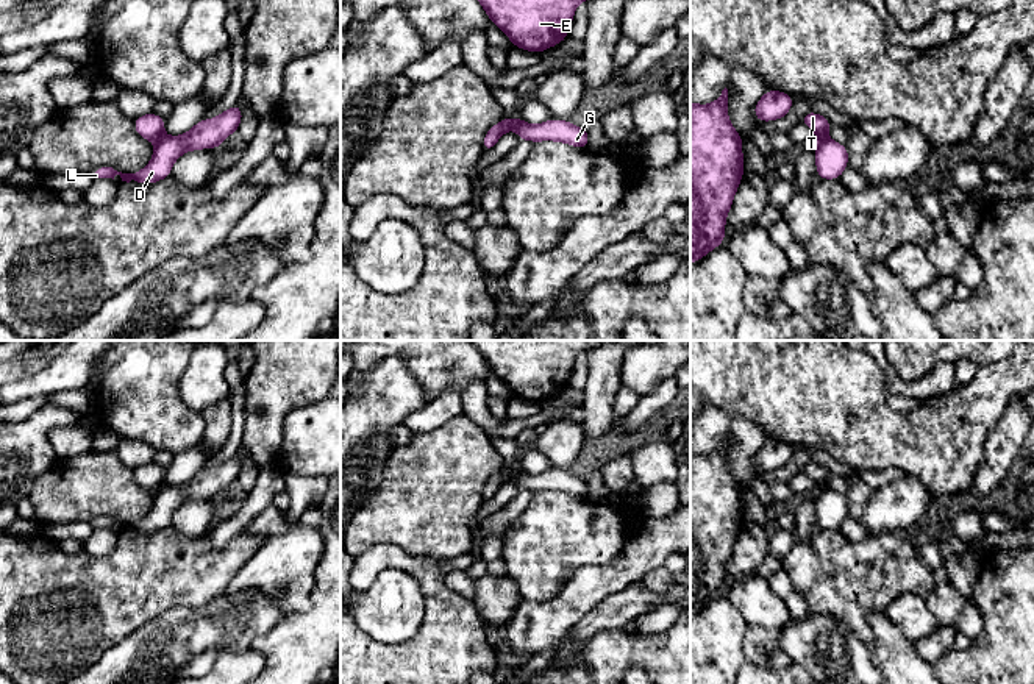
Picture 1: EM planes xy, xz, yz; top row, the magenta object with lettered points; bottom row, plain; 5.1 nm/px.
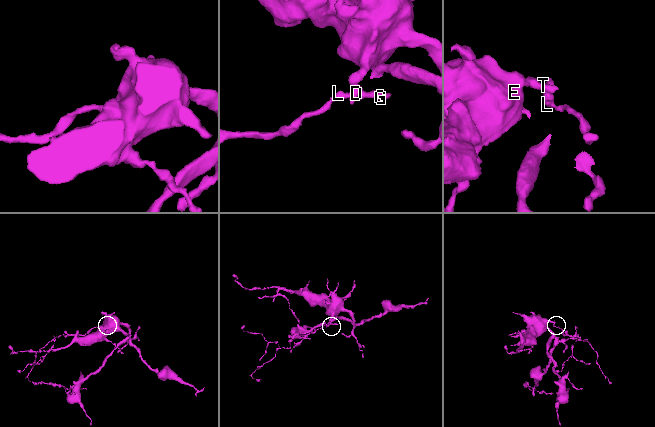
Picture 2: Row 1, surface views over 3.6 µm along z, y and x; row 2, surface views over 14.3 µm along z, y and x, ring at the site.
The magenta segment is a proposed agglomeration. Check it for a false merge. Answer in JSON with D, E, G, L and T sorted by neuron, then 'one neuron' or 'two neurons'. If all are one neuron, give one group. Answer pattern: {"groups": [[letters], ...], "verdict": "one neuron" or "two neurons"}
{"groups": [["D", "G", "L"], ["E", "T"]], "verdict": "two neurons"}

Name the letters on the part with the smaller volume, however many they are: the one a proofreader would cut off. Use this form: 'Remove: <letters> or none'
Remove: D, G, L

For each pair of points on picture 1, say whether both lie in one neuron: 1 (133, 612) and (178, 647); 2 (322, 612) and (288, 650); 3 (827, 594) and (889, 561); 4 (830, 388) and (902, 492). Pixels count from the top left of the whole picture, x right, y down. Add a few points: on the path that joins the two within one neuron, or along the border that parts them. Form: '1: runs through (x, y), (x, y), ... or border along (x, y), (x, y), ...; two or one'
1: border along (178, 605), (152, 617), (116, 644); two
2: runs through (319, 622), (297, 644); one
3: runs through (842, 589), (858, 577), (873, 572); one
4: border along (906, 473), (917, 478), (936, 497); two

